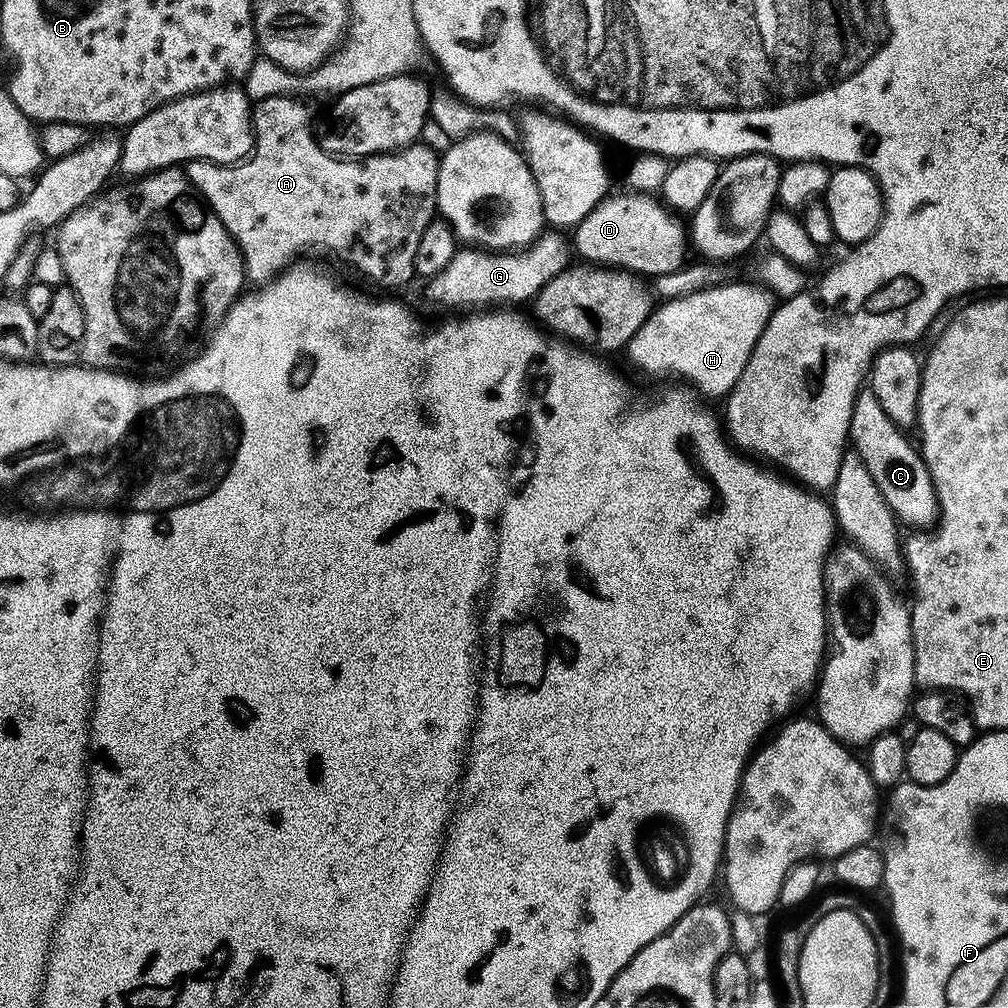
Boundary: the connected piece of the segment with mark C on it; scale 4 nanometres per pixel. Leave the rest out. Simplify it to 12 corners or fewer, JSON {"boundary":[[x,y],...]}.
{"boundary":[[870,388],[855,400],[851,449],[904,527],[930,508],[921,453]]}

